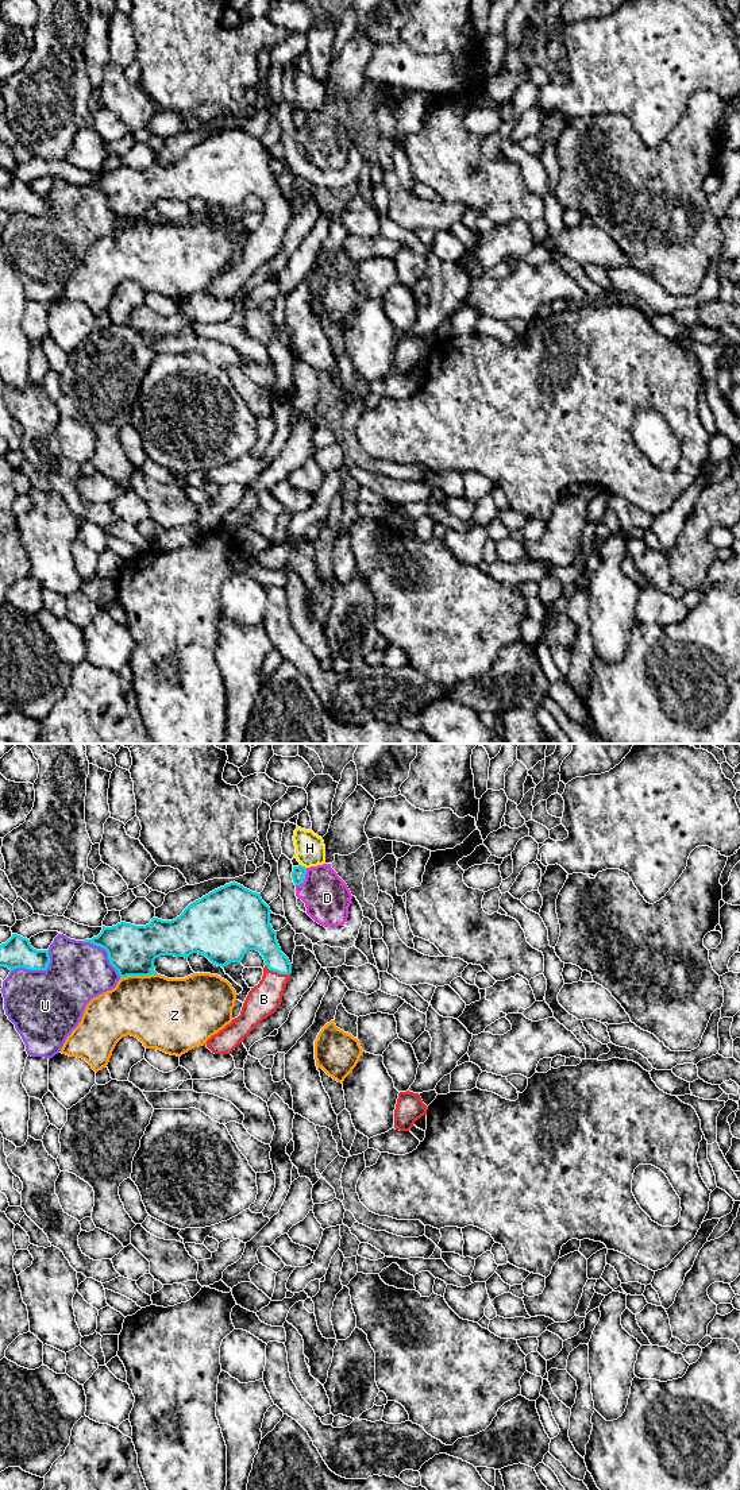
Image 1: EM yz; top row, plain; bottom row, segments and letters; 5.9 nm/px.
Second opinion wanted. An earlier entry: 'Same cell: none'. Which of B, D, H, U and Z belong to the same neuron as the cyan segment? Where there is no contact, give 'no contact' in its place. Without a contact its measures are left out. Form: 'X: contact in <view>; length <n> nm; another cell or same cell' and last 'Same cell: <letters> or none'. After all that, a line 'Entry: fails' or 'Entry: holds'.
B: contact in yz; length 160 nm; same cell
D: contact in yz; length 130 nm; another cell
H: contact in yz; length 50 nm; another cell
U: contact in yz; length 260 nm; another cell
Z: contact in yz; length 220 nm; another cell
Same cell: B
Entry: fails

